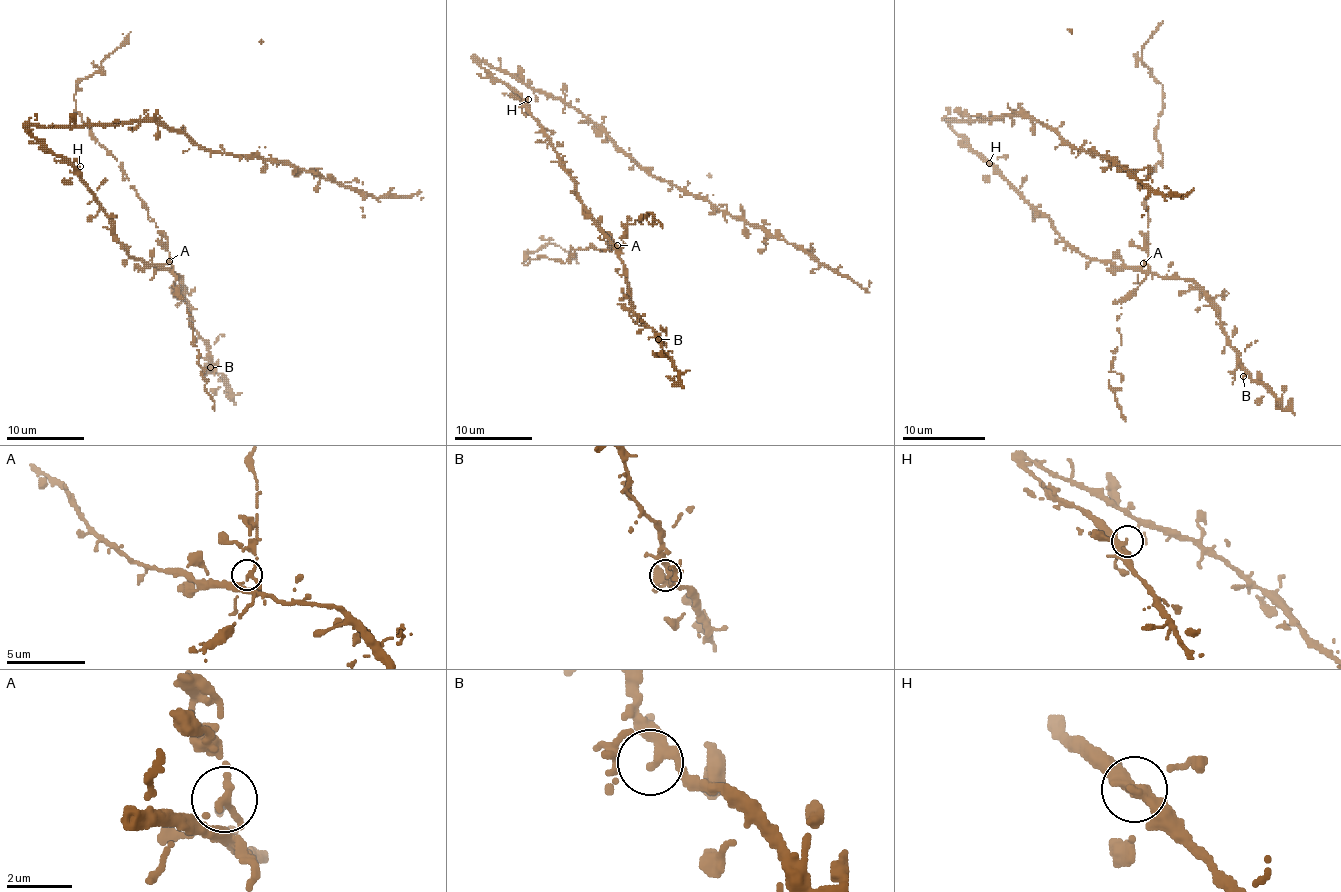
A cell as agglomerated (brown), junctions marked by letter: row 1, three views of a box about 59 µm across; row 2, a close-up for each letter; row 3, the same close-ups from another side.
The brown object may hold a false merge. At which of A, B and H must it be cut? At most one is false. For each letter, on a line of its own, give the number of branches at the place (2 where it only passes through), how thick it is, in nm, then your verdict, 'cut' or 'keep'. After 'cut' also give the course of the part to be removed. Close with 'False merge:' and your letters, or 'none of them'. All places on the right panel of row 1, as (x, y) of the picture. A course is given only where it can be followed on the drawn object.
A: 2 | 240 nm | cut | (1144, 262), (1148, 176), (1162, 159), (1156, 136), (1164, 106), (1162, 85), (1142, 54), (1162, 21)
B: 2 | 260 nm | keep
H: 2 | 280 nm | keep
False merge: A

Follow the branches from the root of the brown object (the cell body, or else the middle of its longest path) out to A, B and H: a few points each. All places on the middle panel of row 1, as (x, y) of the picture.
A: (506, 85), (549, 138), (559, 163), (574, 183), (582, 208), (598, 230), (617, 245)
B: (506, 85), (549, 138), (559, 163), (574, 183), (582, 208), (613, 245), (623, 265), (631, 308), (658, 339)
H: (506, 85), (528, 99)

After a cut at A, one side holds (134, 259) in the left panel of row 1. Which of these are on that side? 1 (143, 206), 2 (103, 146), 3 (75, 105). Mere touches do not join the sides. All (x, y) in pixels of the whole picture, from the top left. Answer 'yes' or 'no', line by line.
1: no
2: no
3: no

